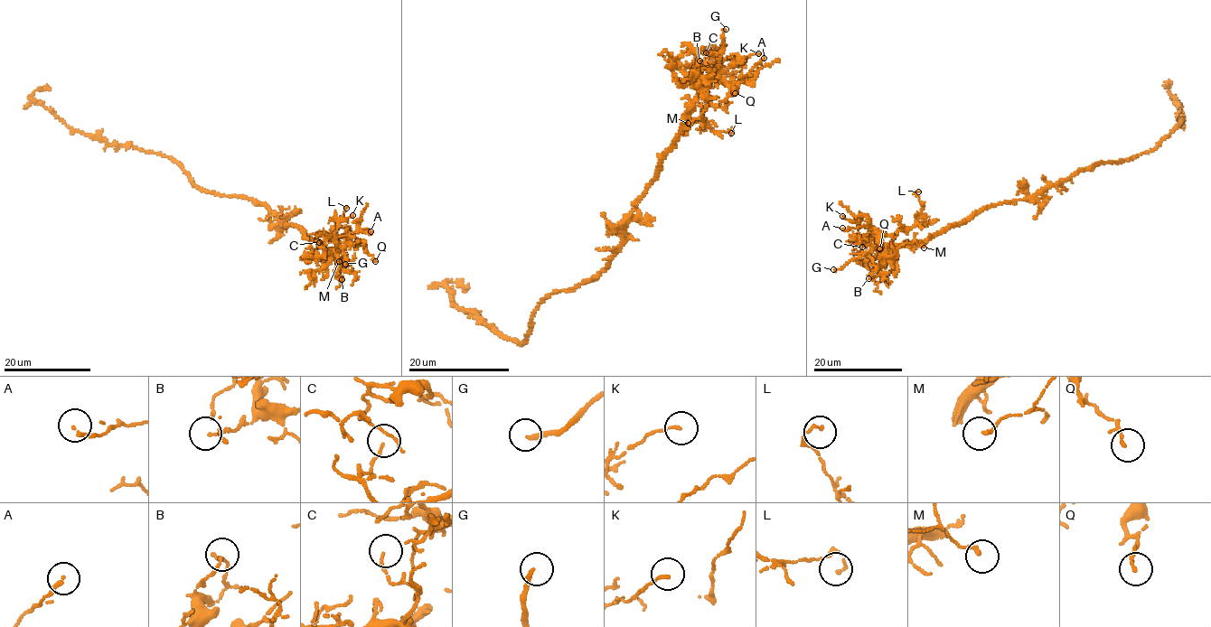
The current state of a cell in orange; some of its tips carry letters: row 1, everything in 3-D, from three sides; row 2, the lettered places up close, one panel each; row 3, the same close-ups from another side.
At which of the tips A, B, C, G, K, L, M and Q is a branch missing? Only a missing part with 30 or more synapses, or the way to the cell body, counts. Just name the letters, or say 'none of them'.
G

